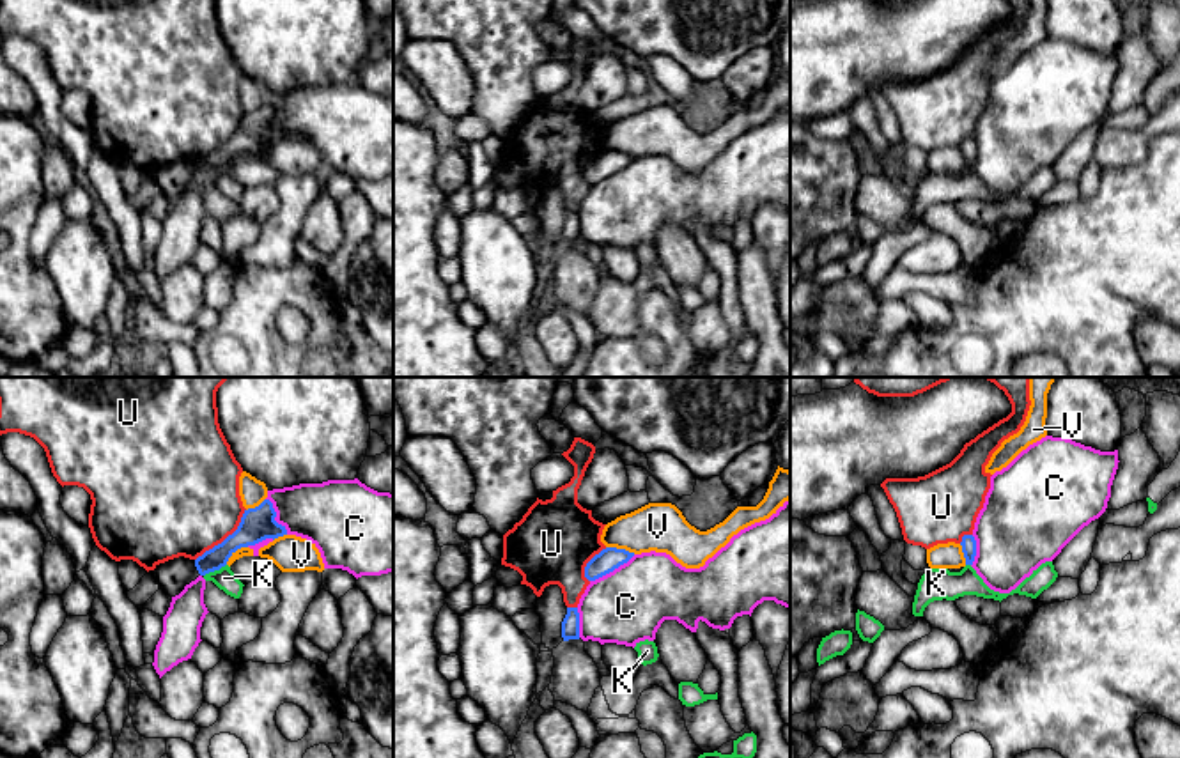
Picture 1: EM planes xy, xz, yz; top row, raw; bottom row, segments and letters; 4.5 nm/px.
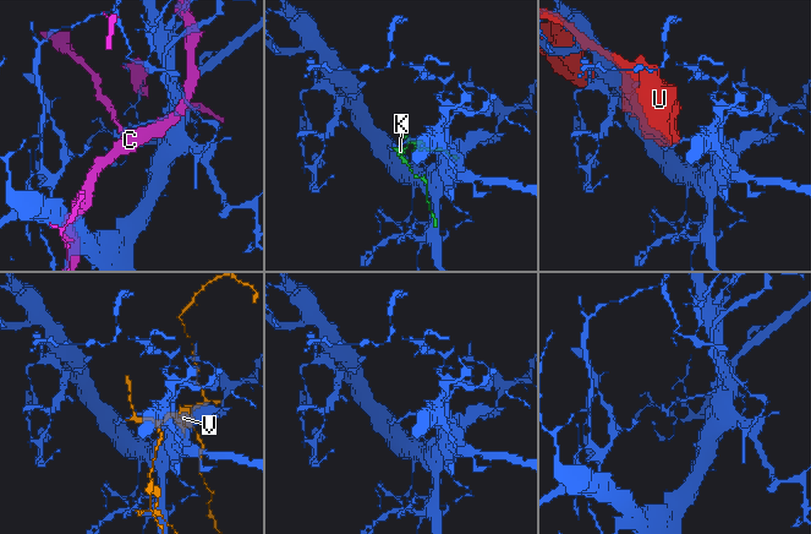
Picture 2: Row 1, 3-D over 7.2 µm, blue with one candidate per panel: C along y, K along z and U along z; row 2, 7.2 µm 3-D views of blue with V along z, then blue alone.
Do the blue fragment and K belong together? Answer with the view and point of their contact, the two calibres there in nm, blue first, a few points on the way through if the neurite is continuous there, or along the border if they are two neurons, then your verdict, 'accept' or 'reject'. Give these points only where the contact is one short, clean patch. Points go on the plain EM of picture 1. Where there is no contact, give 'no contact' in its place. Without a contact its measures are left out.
meets blue in xy at (215, 172); 130 nm thick on the blue side, 90 nm on the other; border along xy (225, 167), (204, 179); reject

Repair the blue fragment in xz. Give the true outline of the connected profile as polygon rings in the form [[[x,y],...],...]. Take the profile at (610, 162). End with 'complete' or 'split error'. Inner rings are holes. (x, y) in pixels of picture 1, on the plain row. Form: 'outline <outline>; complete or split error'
outline [[[606,151],[586,166],[585,181],[595,184],[627,166],[633,159],[634,156],[625,152]]]; complete

